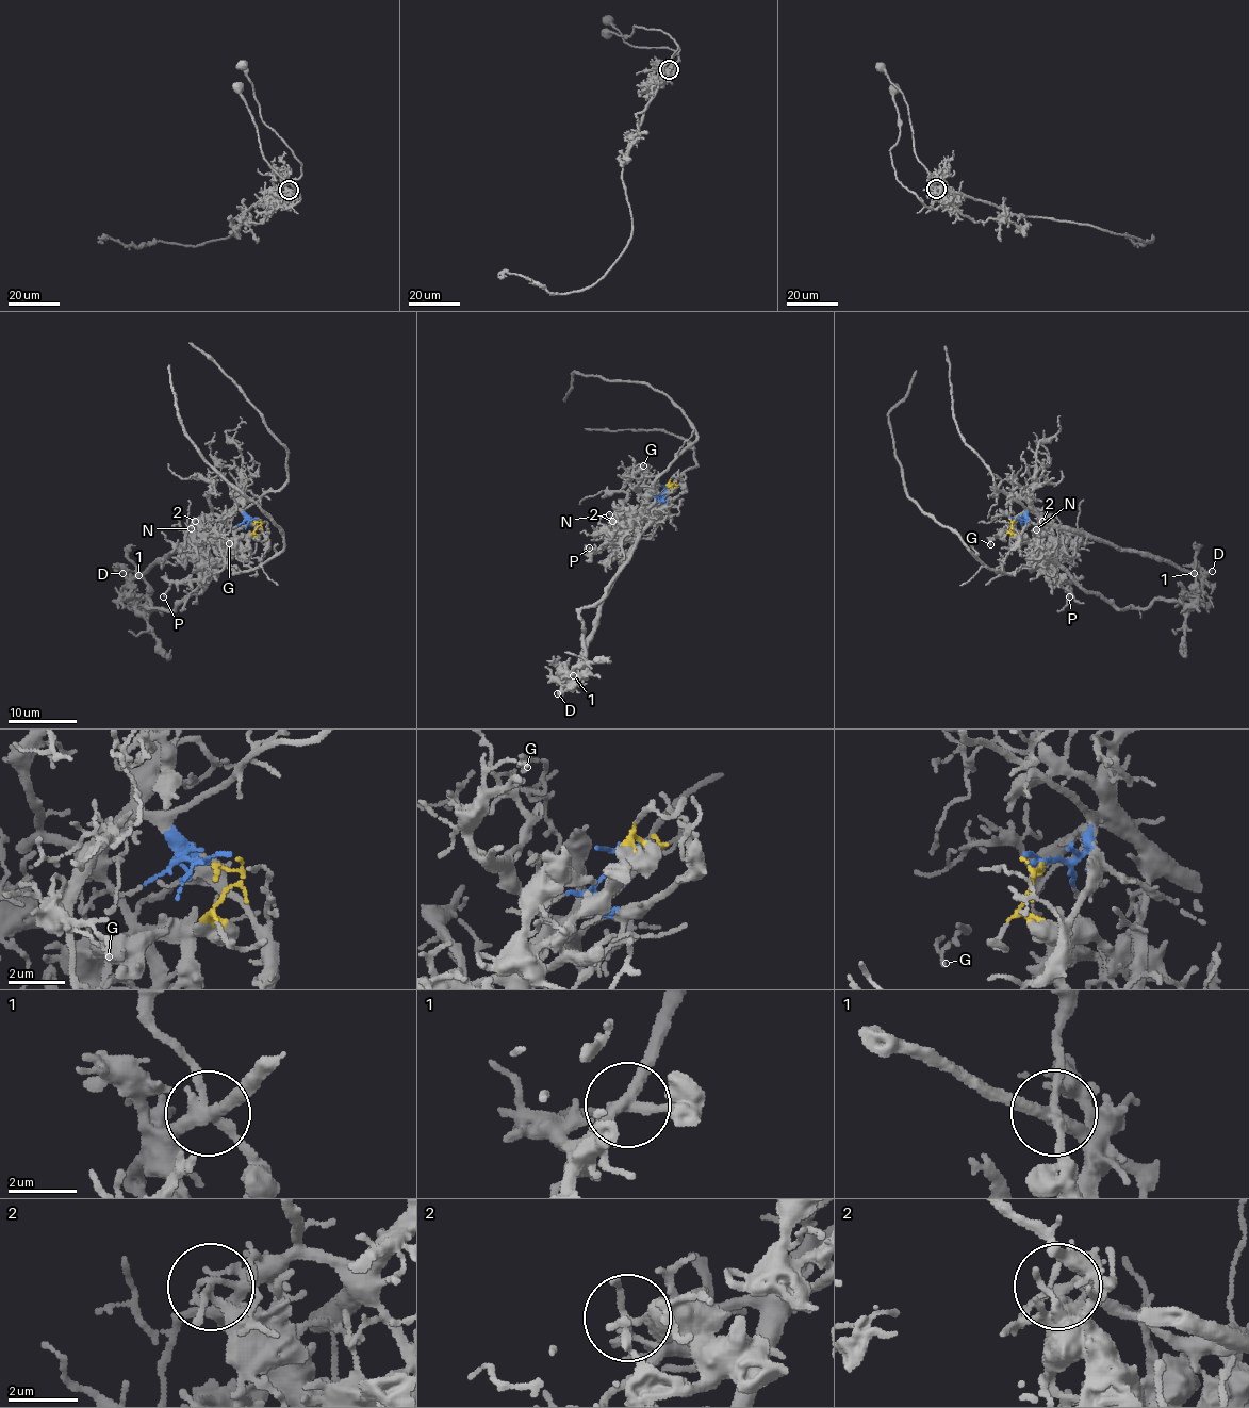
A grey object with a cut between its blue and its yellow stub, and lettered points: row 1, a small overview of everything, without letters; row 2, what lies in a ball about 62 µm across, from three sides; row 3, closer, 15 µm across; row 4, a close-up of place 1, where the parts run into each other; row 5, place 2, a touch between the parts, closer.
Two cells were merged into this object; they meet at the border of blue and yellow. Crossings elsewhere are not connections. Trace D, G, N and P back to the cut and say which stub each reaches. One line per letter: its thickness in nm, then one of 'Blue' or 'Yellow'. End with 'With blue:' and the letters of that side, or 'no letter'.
D: Thickness 200 nm. Blue
G: Thickness 110 nm. Blue
N: Thickness 160 nm. Blue
P: Thickness 170 nm. Yellow
With blue: D, G, N

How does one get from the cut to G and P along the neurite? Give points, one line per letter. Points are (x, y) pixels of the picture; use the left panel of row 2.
G: (252, 520), (245, 520), (237, 510), (232, 510), (214, 528), (228, 543)
P: (253, 520), (256, 530), (248, 537), (231, 540), (225, 554), (200, 576), (175, 580), (163, 596)

